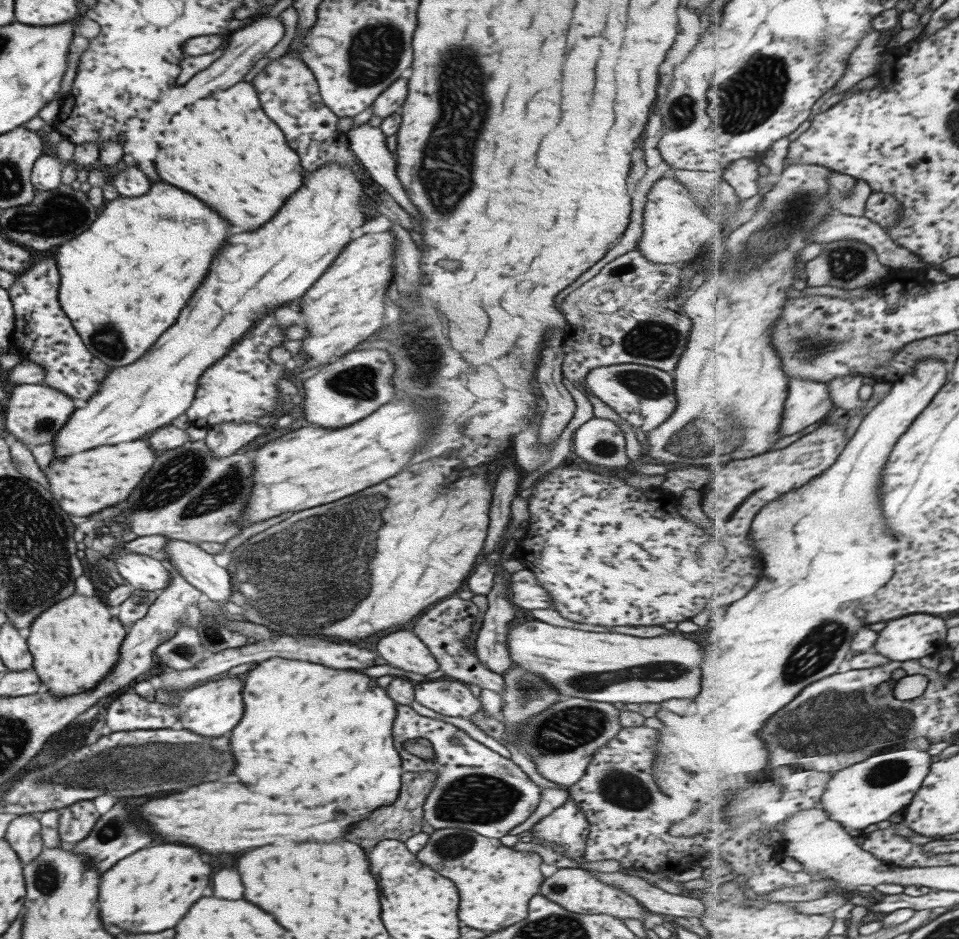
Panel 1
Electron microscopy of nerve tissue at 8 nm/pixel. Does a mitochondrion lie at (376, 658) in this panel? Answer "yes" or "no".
no

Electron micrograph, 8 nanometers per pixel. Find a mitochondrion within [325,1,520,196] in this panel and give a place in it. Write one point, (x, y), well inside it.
(375, 49)

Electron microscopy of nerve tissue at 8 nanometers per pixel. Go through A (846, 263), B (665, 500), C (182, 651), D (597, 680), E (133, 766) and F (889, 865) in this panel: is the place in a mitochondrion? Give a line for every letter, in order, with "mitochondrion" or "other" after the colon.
A: mitochondrion
B: other
C: mitochondrion
D: mitochondrion
E: mitochondrion
F: other

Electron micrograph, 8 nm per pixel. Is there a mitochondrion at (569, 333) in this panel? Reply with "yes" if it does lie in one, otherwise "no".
no

